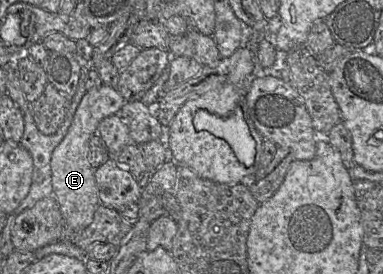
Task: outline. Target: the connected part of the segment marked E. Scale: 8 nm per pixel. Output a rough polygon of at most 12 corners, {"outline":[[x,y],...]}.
{"outline":[[104,84],[87,91],[52,153],[53,196],[74,231],[101,204],[88,160],[99,123],[125,103]]}

